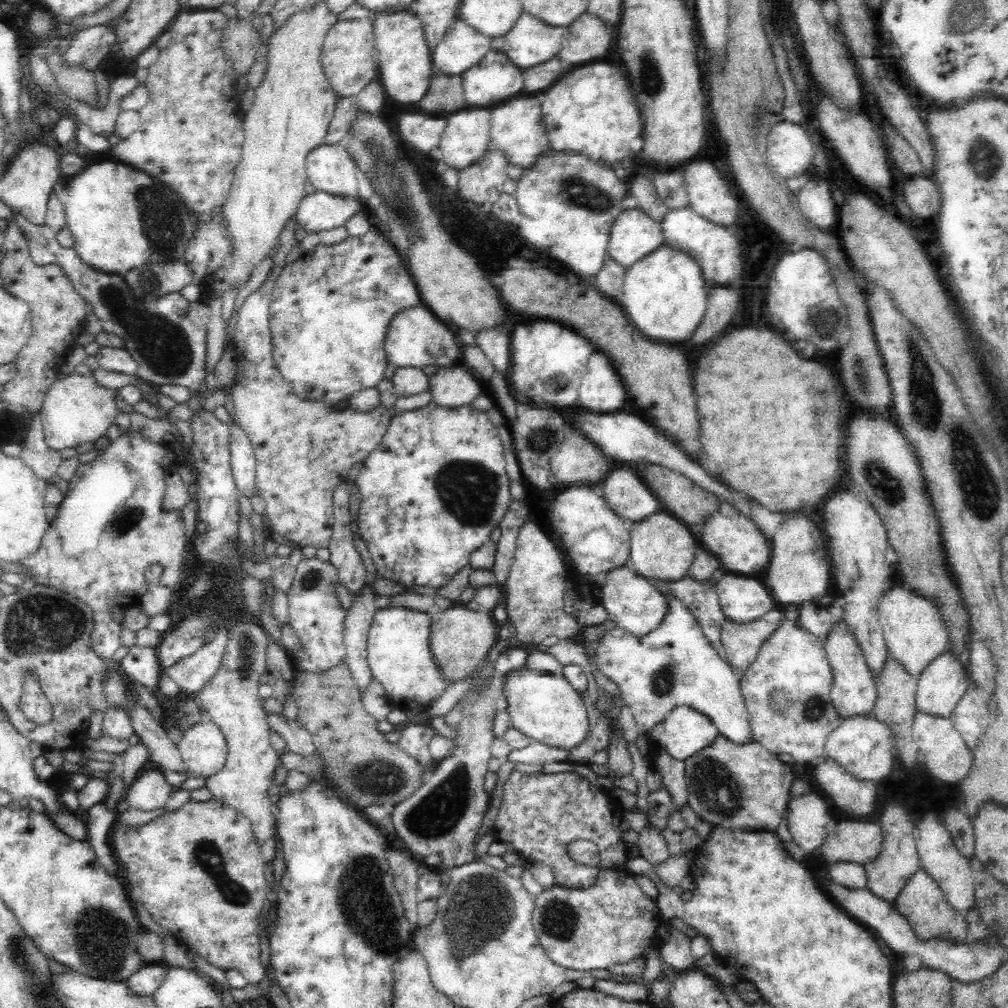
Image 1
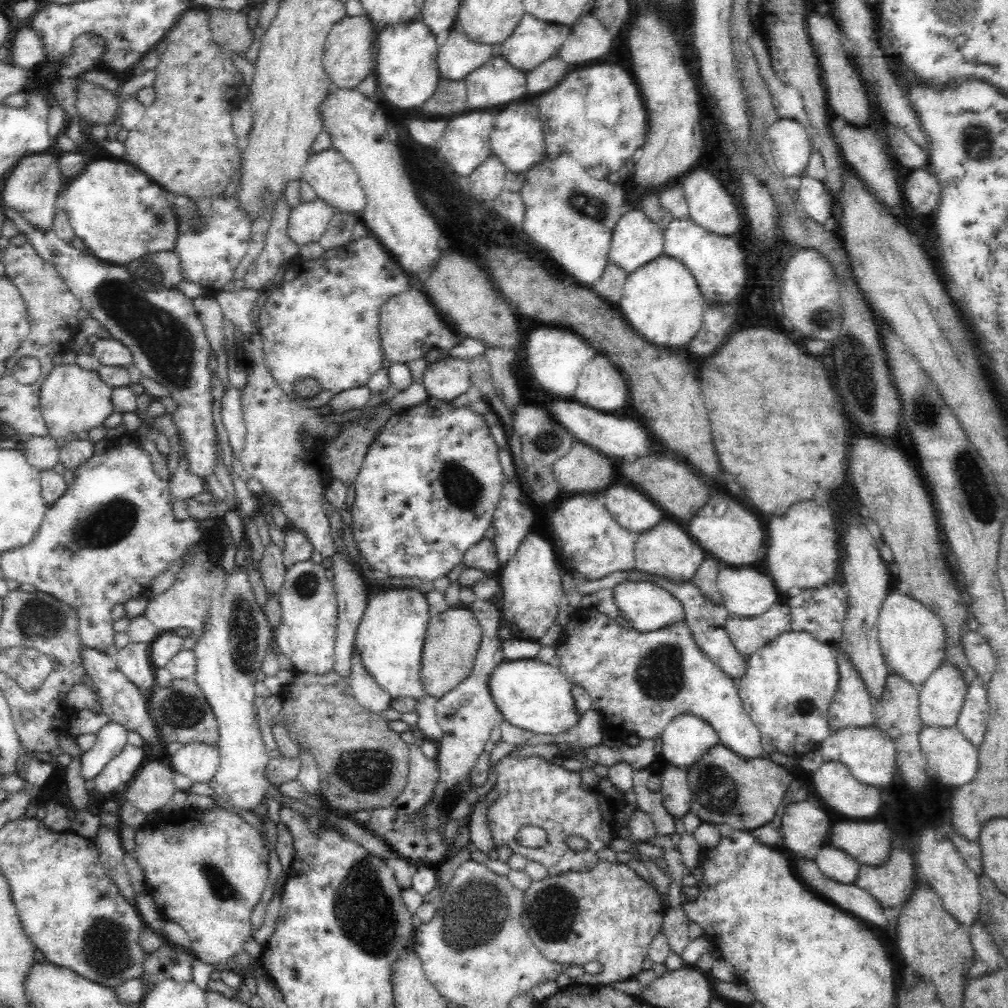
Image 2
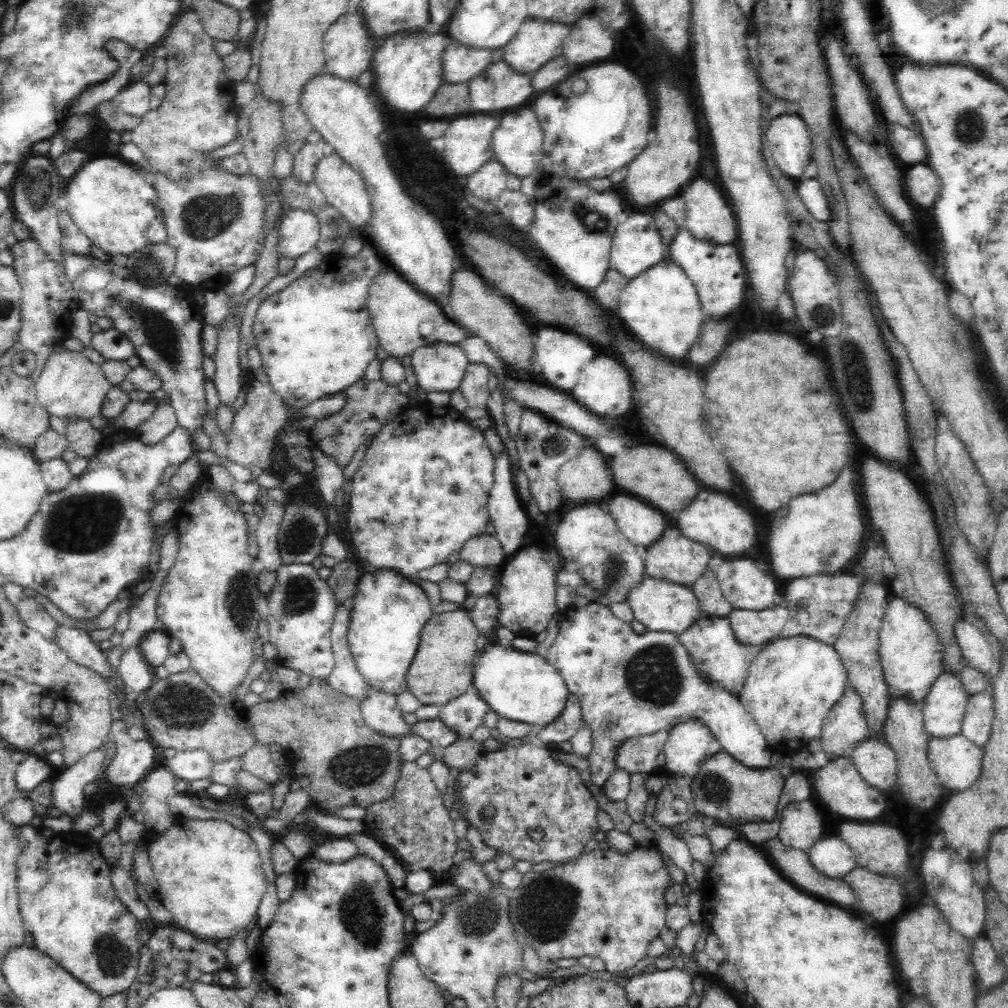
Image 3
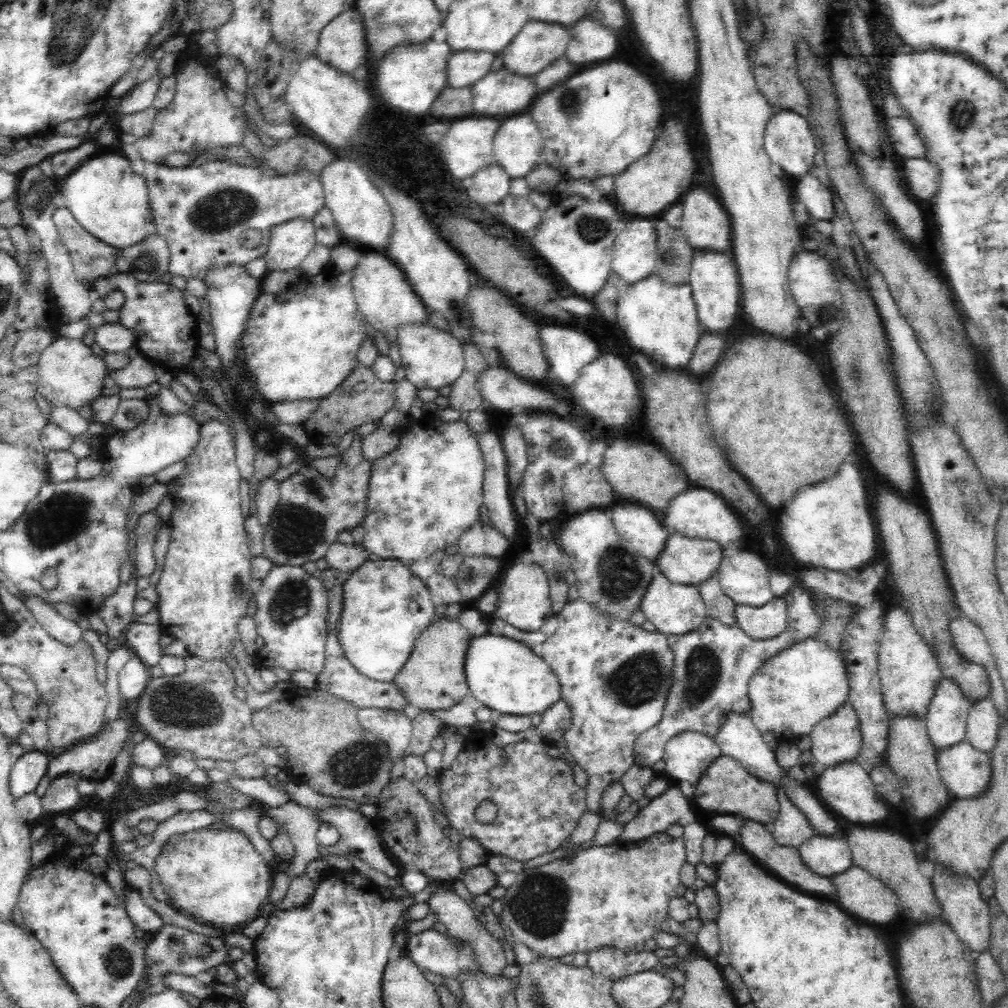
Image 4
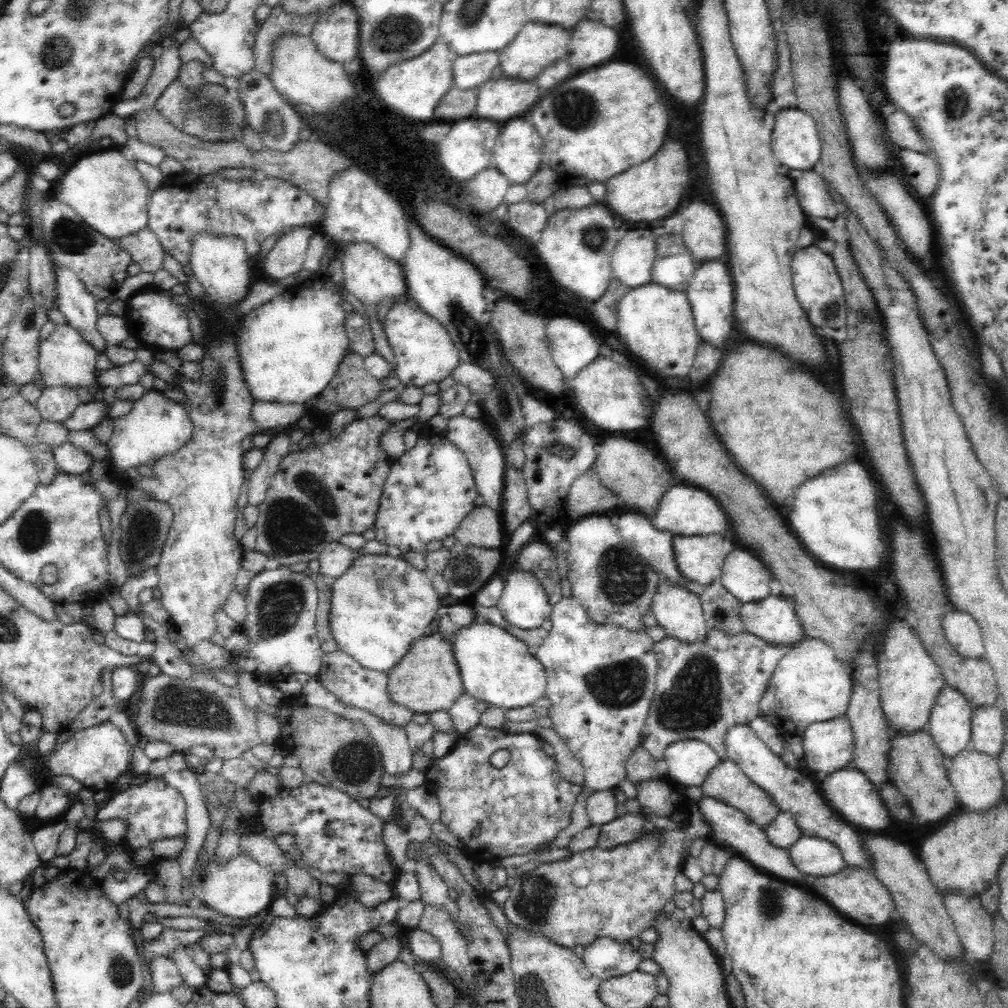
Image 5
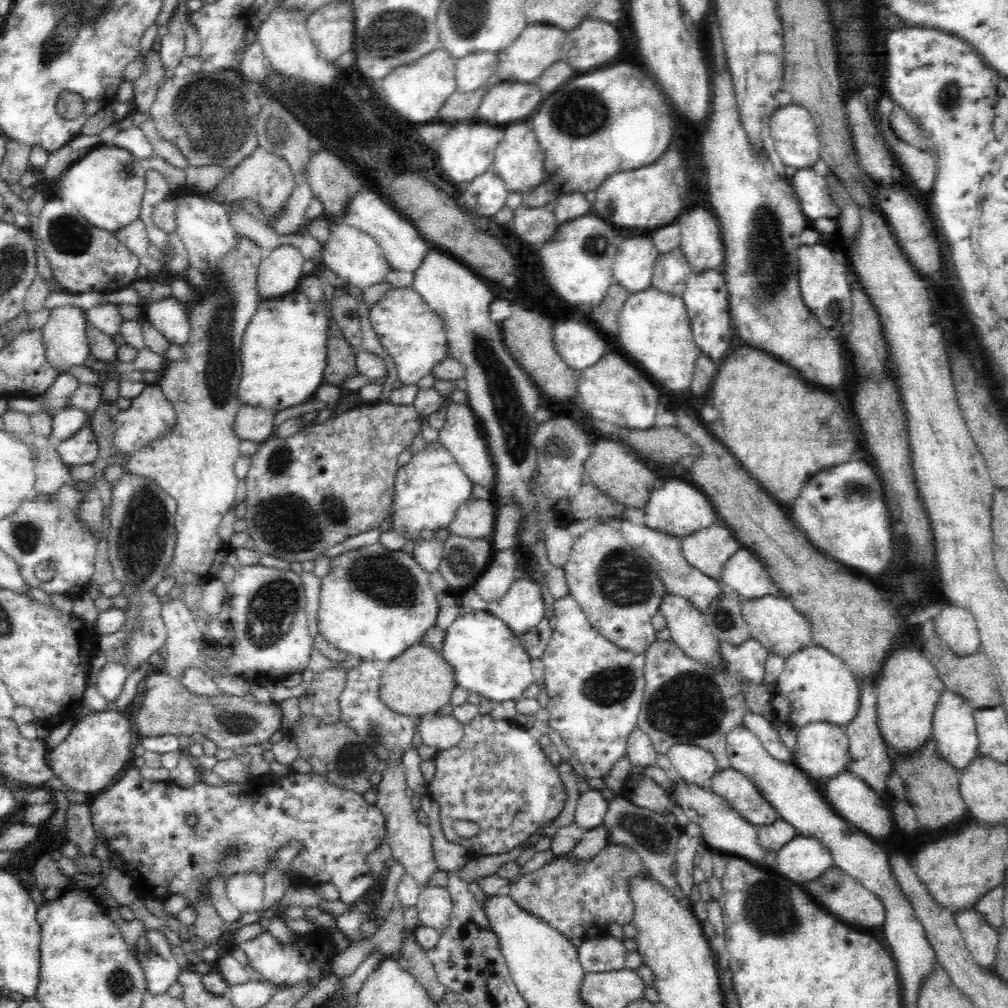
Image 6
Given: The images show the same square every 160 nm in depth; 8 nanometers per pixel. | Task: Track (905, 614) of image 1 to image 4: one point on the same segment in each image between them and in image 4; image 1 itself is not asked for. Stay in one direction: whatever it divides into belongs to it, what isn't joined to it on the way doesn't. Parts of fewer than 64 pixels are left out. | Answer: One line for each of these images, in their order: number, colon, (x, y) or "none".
2: (912, 637)
3: (911, 652)
4: (909, 671)

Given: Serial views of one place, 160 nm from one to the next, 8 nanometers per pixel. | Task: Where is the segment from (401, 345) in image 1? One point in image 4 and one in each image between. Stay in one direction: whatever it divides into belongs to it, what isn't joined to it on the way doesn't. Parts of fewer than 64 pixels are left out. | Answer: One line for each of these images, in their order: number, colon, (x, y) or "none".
2: (410, 327)
3: (397, 308)
4: (384, 296)

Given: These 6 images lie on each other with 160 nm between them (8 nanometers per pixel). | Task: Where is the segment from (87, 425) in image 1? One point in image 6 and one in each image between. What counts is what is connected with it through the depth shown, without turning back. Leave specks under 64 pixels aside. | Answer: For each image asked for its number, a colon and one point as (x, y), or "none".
2: (73, 401)
3: (70, 387)
4: (68, 373)
5: (66, 360)
6: (66, 345)

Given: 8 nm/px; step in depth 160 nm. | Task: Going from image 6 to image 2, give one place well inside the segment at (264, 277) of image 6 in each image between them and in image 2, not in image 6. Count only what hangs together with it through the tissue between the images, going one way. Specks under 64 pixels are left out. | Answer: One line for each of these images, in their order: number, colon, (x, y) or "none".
2: (309, 220)
3: (299, 230)
4: (291, 241)
5: (286, 257)

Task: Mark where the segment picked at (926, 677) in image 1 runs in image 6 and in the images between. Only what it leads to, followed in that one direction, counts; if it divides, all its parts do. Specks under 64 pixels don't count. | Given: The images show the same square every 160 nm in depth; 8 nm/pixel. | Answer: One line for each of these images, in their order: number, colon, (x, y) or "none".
2: (941, 697)
3: (944, 706)
4: (946, 718)
5: (949, 724)
6: (954, 731)

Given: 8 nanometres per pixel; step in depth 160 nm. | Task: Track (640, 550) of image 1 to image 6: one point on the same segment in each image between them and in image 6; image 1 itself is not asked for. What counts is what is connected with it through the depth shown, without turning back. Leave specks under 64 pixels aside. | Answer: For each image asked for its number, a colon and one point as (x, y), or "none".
2: (666, 550)
3: (675, 558)
4: (690, 561)
5: (700, 559)
6: (708, 549)

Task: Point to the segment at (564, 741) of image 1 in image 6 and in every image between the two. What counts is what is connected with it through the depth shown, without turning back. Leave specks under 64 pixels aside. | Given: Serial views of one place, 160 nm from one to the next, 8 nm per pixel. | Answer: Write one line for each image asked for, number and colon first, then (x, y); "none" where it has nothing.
2: (535, 696)
3: (523, 687)
4: (505, 675)
5: (495, 666)
6: (488, 659)

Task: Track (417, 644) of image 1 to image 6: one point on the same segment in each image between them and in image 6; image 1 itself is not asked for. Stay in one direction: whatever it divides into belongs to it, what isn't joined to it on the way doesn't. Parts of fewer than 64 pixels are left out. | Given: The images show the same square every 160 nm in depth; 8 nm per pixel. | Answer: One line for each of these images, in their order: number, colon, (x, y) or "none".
2: (390, 637)
3: (389, 611)
4: (386, 607)
5: (381, 604)
6: (374, 603)

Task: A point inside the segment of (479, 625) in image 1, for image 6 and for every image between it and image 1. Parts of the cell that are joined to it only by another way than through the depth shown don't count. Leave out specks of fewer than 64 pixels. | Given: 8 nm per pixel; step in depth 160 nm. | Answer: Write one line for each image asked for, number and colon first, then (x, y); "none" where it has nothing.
2: (453, 637)
3: (442, 668)
4: (433, 678)
5: (427, 679)
6: (420, 681)

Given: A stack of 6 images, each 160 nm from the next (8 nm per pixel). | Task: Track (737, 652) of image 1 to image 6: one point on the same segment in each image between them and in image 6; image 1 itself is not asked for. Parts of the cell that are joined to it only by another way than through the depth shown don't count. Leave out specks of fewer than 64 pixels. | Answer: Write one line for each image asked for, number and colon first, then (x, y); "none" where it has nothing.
2: (749, 634)
3: (750, 627)
4: (767, 621)
5: (771, 619)
6: (774, 621)

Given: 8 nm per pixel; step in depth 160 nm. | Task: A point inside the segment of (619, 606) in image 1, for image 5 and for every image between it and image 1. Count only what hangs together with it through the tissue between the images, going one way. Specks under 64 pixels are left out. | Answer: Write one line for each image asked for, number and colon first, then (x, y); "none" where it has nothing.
2: (646, 606)
3: (659, 605)
4: (676, 609)
5: (678, 611)

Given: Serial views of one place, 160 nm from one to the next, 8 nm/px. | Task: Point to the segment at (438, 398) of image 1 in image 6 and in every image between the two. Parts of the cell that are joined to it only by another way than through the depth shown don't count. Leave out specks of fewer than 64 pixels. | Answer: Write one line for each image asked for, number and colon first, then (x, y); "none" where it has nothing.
2: (448, 378)
3: (440, 367)
4: (432, 358)
5: (424, 351)
6: (412, 333)

